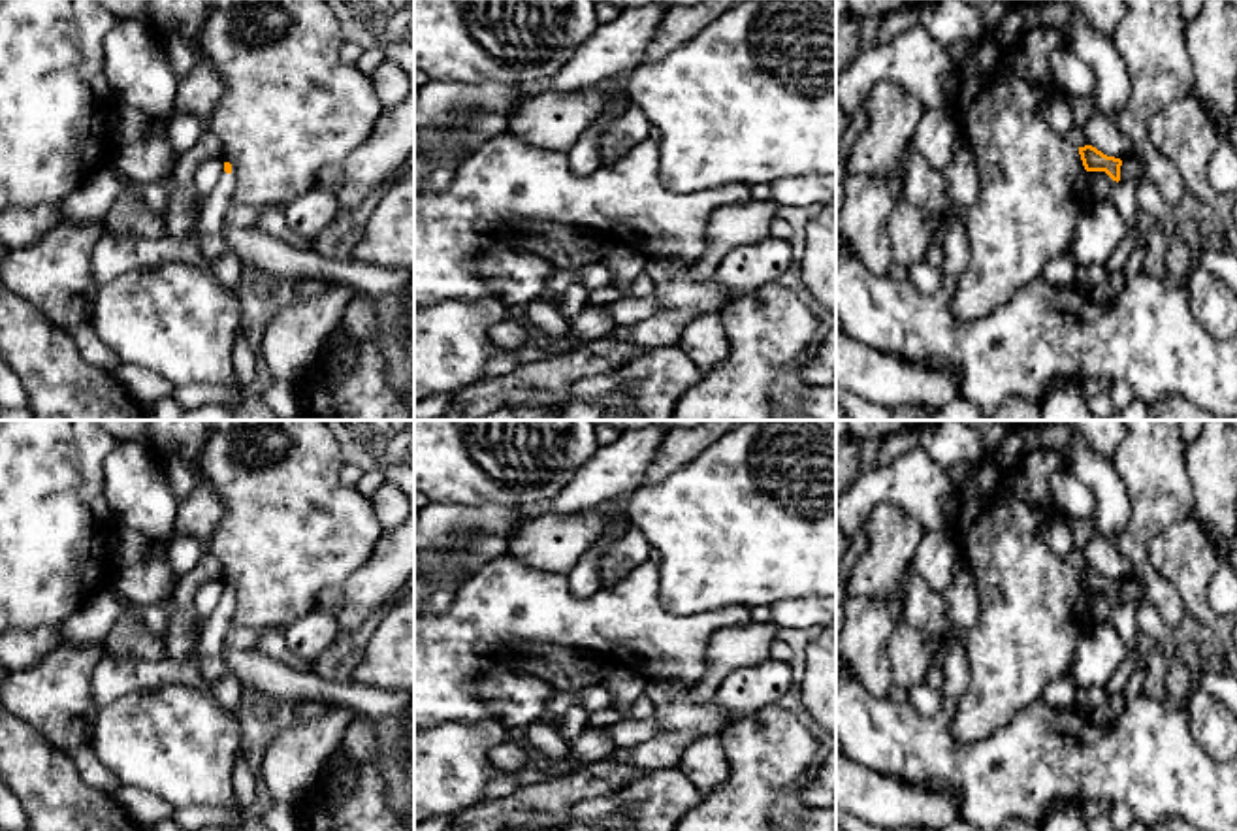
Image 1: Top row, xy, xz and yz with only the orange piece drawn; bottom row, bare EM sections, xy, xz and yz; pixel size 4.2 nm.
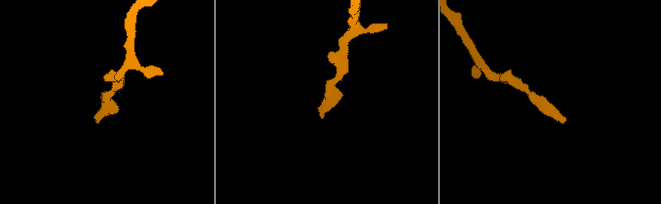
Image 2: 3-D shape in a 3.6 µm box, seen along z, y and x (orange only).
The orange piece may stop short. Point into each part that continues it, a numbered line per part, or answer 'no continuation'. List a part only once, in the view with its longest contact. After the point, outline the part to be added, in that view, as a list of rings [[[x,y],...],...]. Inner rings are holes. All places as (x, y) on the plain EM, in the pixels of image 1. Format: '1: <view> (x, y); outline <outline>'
1: xy (215, 626); outline [[[226,595],[213,611],[213,614],[203,620],[201,637],[192,652],[194,663],[220,654],[224,635],[228,627],[233,624],[233,609],[235,609],[233,597]]]

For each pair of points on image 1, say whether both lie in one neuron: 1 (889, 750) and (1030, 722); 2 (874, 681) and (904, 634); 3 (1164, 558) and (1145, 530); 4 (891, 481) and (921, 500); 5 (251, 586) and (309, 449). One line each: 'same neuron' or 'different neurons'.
1: same neuron
2: different neurons
3: different neurons
4: same neuron
5: same neuron

